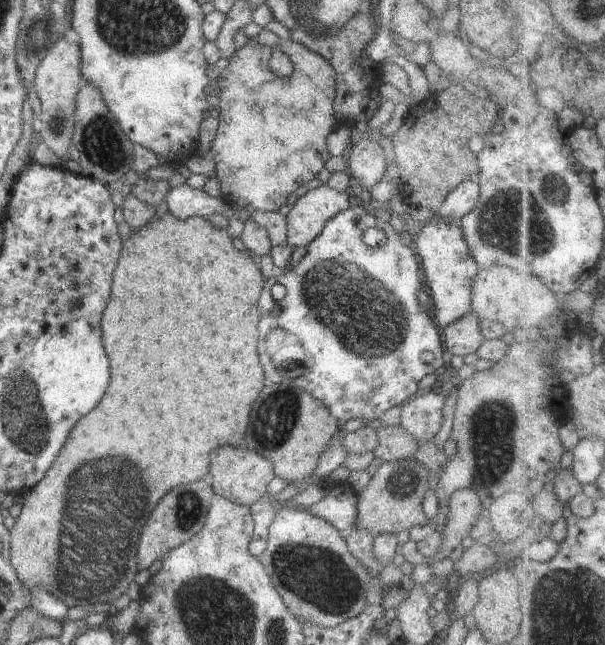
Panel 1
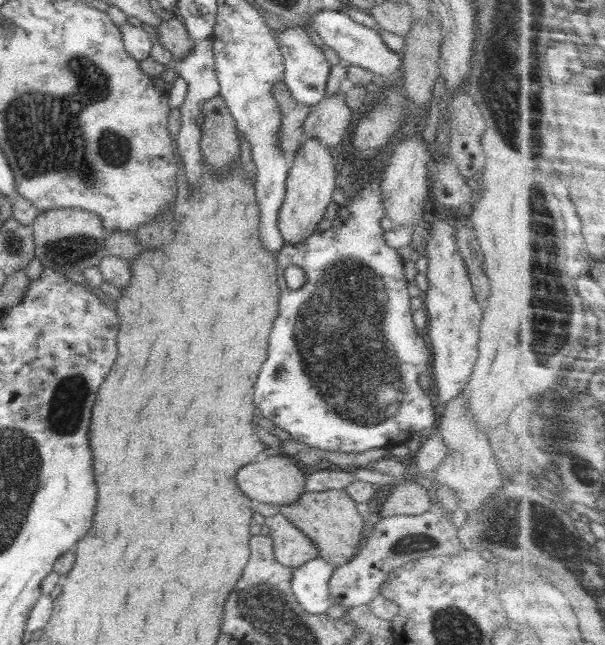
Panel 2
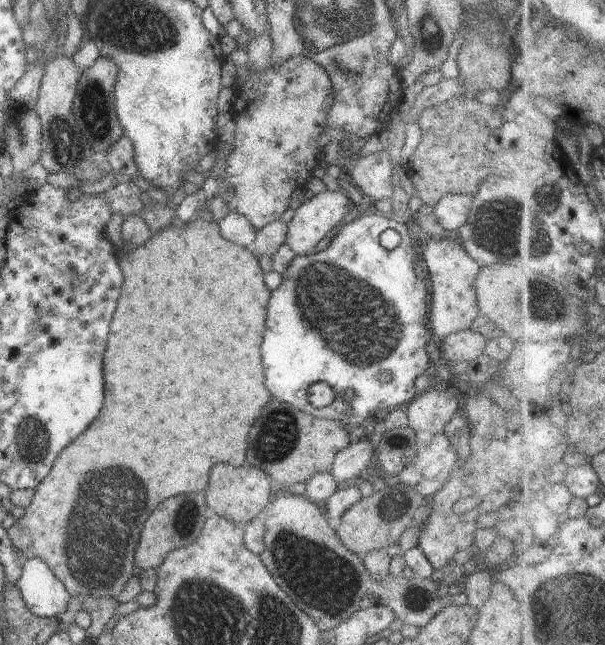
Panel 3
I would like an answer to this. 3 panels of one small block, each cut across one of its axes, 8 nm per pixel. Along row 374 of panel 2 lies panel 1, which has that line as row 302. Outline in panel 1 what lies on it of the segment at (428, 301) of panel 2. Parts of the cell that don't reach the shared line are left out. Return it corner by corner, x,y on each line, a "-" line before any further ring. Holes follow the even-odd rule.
434,220
432,223
417,226
417,232
418,238
414,243
414,250
422,258
430,294
434,298
432,318
438,327
450,326
458,322
460,318
473,313
472,290
480,269
470,255
457,223

